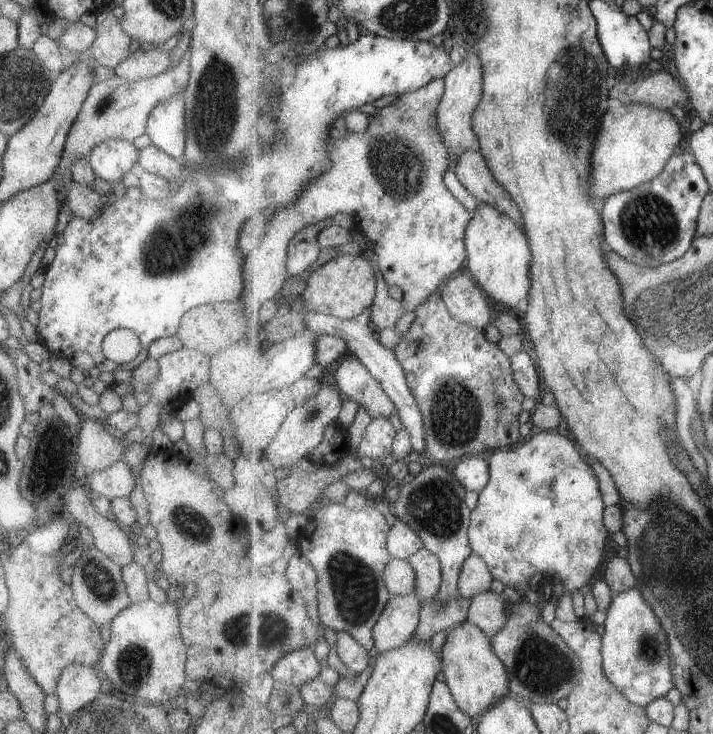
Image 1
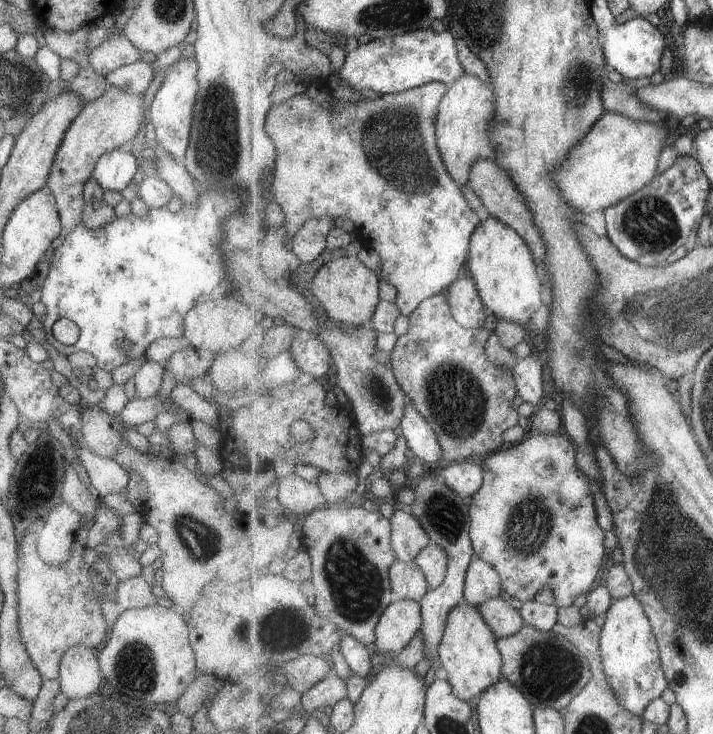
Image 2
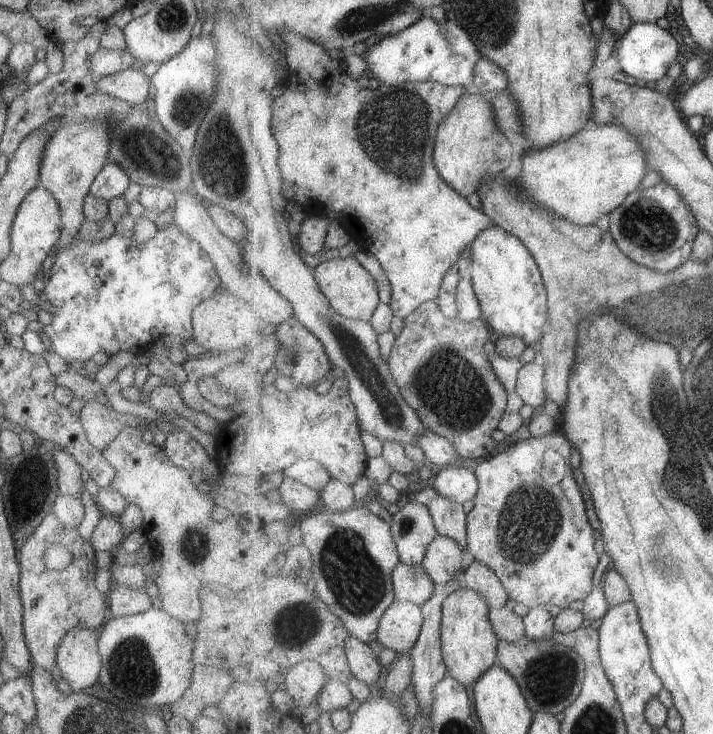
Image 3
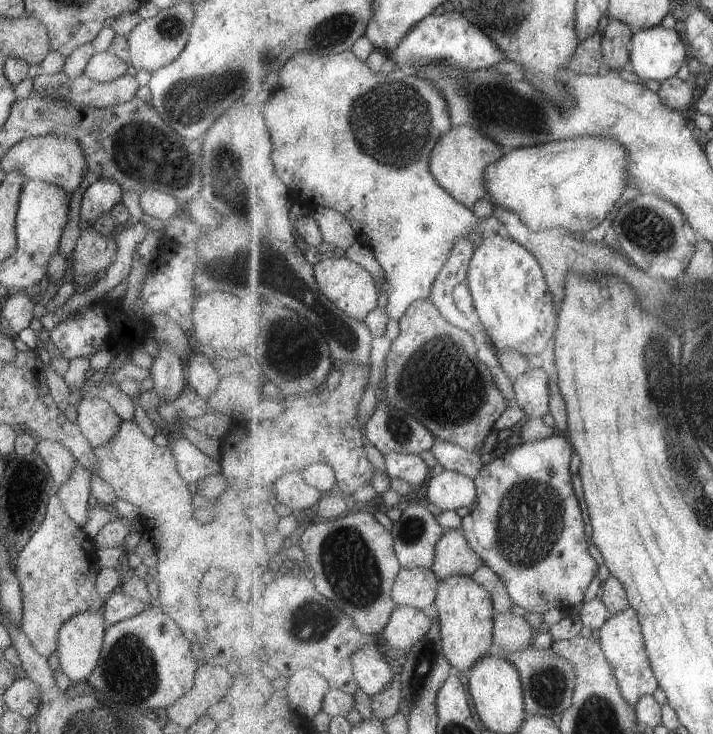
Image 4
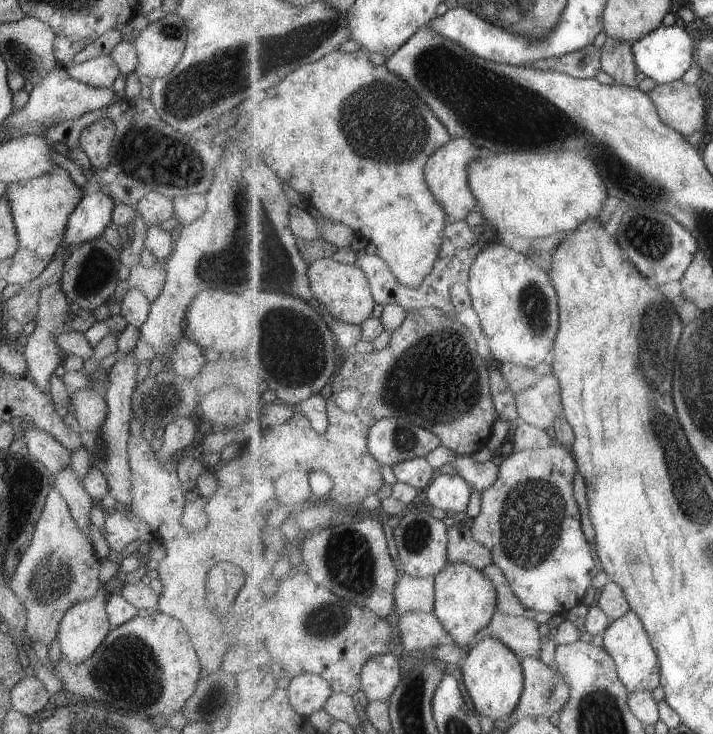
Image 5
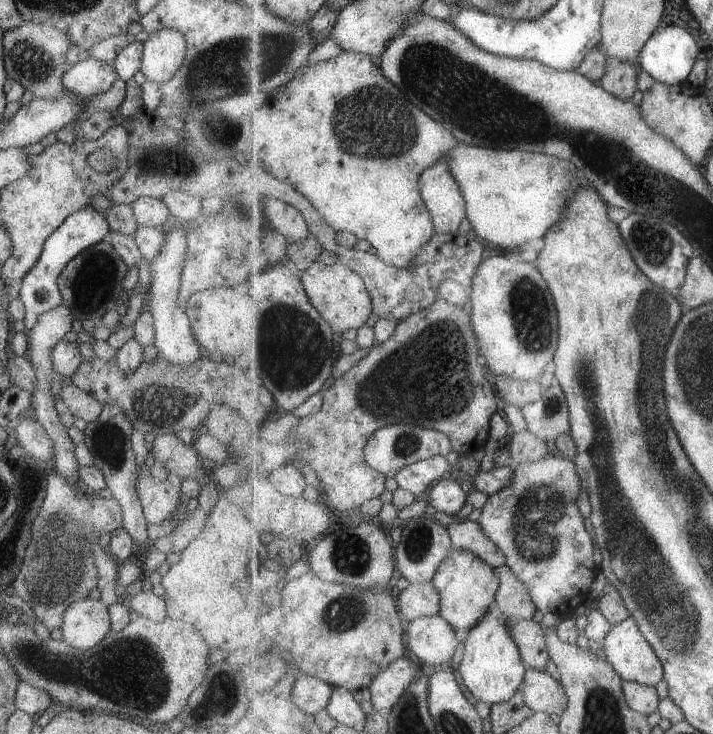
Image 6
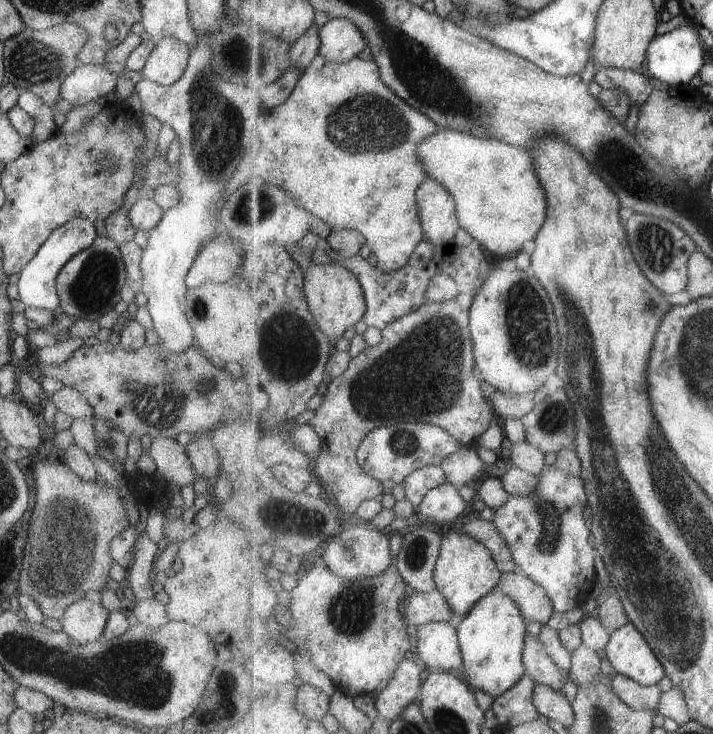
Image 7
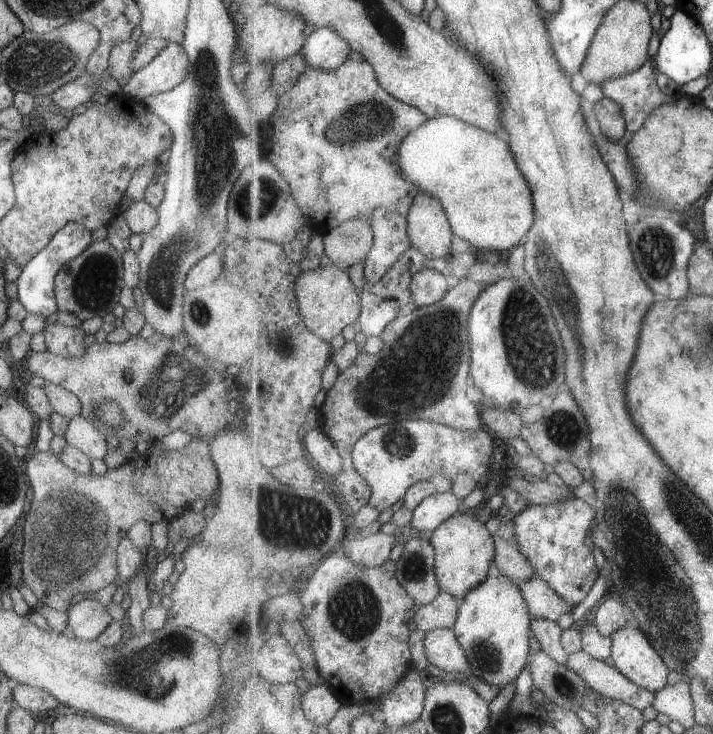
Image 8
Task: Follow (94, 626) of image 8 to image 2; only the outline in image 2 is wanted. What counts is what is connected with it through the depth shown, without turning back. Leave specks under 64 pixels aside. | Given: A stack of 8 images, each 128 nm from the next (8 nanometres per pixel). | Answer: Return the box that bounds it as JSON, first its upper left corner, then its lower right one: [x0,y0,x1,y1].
[57,644,103,700]

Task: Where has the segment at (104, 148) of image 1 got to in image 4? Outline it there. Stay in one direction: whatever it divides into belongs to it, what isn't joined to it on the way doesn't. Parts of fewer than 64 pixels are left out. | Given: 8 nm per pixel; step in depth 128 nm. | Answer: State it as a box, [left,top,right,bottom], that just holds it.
[80,179,122,226]

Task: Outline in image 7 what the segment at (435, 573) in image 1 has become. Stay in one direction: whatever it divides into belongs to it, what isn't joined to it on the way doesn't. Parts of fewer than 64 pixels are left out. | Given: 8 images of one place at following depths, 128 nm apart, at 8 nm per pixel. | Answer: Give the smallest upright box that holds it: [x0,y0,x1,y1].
[460,518,519,574]

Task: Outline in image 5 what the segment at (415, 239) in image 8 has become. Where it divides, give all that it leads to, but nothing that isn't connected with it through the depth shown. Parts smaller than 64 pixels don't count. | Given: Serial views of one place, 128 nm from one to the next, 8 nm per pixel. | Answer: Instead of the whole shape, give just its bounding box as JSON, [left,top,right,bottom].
[426,138,483,222]

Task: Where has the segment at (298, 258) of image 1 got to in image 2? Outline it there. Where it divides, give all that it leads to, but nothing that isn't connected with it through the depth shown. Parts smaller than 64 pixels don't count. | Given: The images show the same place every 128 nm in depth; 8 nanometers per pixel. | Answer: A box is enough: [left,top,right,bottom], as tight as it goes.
[291,216,333,264]

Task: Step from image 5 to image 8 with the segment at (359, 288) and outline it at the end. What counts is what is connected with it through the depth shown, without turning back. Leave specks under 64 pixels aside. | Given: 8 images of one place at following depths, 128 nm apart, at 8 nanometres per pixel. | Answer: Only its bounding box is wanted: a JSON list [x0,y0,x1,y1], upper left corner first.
[296,264,361,343]

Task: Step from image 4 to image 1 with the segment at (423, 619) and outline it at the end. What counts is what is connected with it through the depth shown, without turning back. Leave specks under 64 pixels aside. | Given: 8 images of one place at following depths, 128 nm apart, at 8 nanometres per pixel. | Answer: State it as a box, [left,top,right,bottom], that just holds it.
[374,593,423,653]

